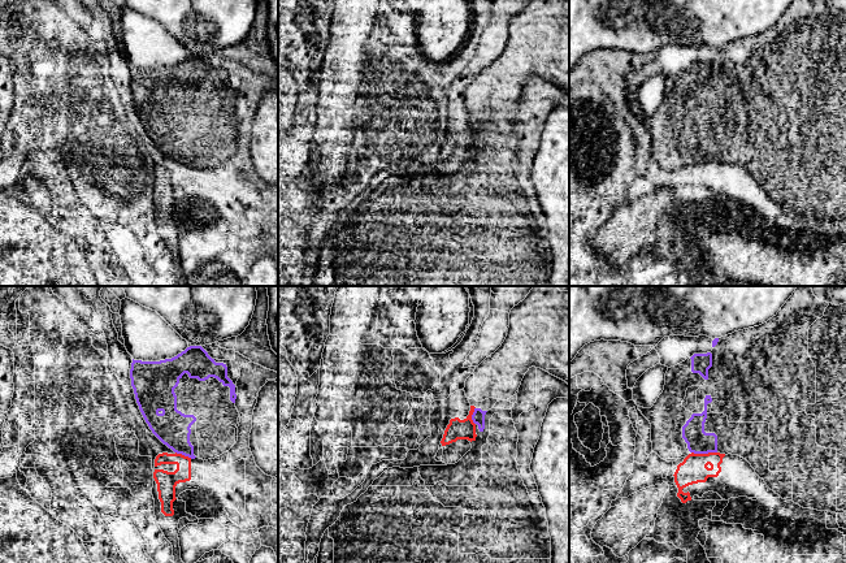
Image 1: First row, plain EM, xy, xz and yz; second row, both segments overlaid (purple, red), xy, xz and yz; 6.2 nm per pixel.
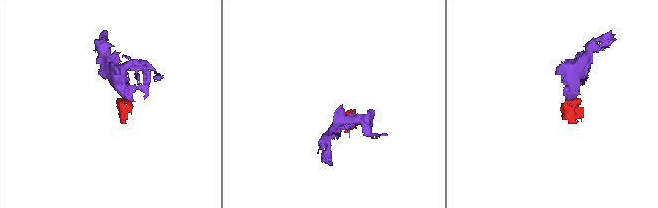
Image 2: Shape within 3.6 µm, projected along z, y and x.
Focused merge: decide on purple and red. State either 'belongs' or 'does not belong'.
does not belong

